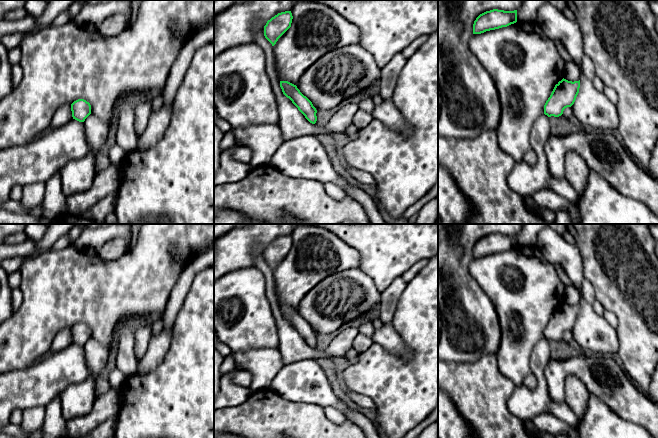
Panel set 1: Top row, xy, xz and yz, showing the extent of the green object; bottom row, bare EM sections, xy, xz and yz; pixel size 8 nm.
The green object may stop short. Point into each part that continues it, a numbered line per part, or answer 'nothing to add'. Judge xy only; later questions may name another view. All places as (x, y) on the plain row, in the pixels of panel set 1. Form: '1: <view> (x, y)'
nothing to add

